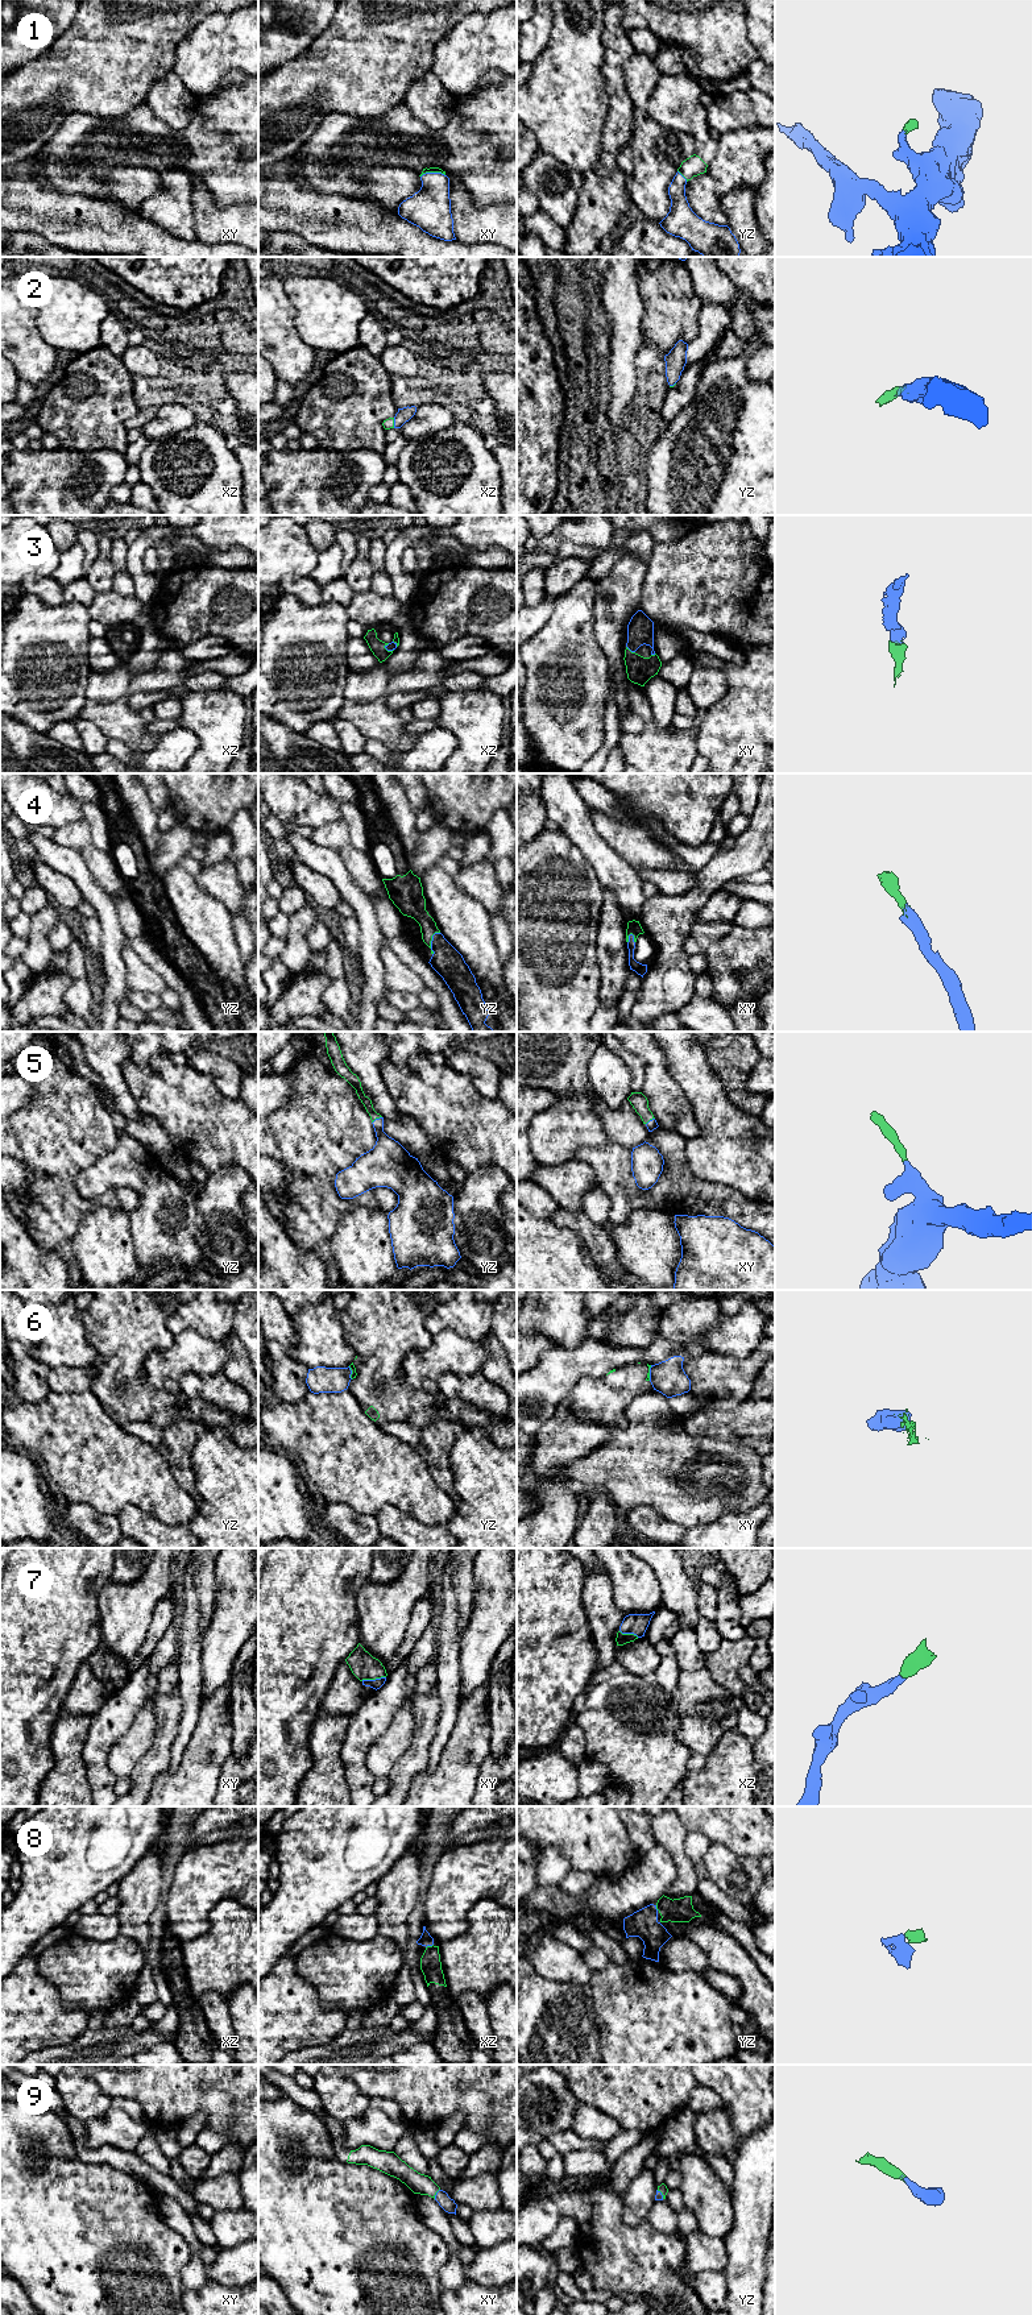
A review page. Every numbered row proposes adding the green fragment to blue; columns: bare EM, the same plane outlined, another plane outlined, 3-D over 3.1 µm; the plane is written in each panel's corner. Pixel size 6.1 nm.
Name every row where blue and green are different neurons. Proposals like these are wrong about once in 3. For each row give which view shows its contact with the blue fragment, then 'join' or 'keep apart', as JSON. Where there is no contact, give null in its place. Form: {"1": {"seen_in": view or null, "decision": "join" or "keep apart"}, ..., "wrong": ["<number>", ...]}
{"1": {"seen_in": "xy", "decision": "join"}, "2": {"seen_in": "xz", "decision": "join"}, "3": {"seen_in": "xy", "decision": "join"}, "4": {"seen_in": "yz", "decision": "join"}, "5": {"seen_in": "yz", "decision": "join"}, "6": {"seen_in": "xy", "decision": "keep apart"}, "7": {"seen_in": "xy", "decision": "join"}, "8": {"seen_in": "xz", "decision": "join"}, "9": {"seen_in": "xy", "decision": "join"}, "wrong": ["6"]}

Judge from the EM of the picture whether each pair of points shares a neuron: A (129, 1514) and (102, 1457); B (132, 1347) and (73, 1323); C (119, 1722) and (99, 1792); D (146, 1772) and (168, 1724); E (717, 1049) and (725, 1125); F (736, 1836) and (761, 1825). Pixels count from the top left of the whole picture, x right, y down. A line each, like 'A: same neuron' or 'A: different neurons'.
A: different neurons
B: different neurons
C: same neuron
D: same neuron
E: different neurons
F: same neuron

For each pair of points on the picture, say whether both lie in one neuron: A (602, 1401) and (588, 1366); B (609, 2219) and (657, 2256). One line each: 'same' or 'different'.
A: different
B: same

